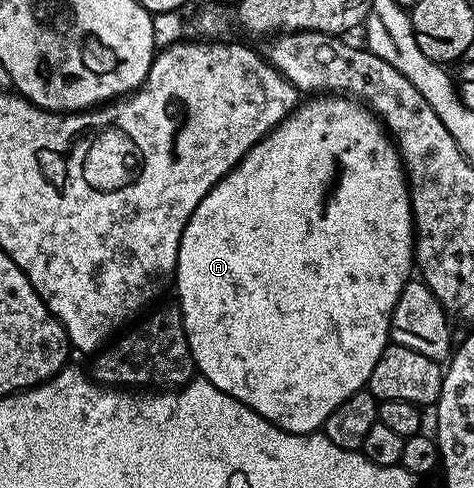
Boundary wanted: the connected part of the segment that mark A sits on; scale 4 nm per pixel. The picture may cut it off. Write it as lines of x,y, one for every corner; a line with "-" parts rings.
324,94
322,96
311,96
308,98
311,98
308,102
307,99
300,101
299,105
284,118
283,122
275,127
270,134
265,135
265,137
262,138
262,140
259,141
259,143
208,192
205,196
205,200
201,200
201,204
197,204
193,216
185,224
185,232
181,236
179,255
177,256
175,276
173,279
173,290
179,293
177,305
179,311
183,314
183,327
187,333
187,343
191,349
193,360
195,361
196,371
198,371
202,377
206,378
208,382
211,382
217,388
221,388
221,392
225,392
229,396
241,400
241,404
253,408
253,412
257,412
265,420
269,420
274,426
290,434
316,433
316,431
323,427
325,420
338,406
345,404
345,400
349,400
349,396
353,396
356,392
366,387
369,376
373,372
373,368
377,368
377,360
381,360
383,349
389,345
389,339
391,337
391,313
397,304
397,300
401,296
401,292
405,288
405,284
412,281
413,267
415,266
415,215
411,213
411,192
407,180
407,172
403,168
403,159
400,158
398,149
391,135
387,133
383,123
371,113
368,107
364,106
361,102
355,101
353,98
340,96
338,94

